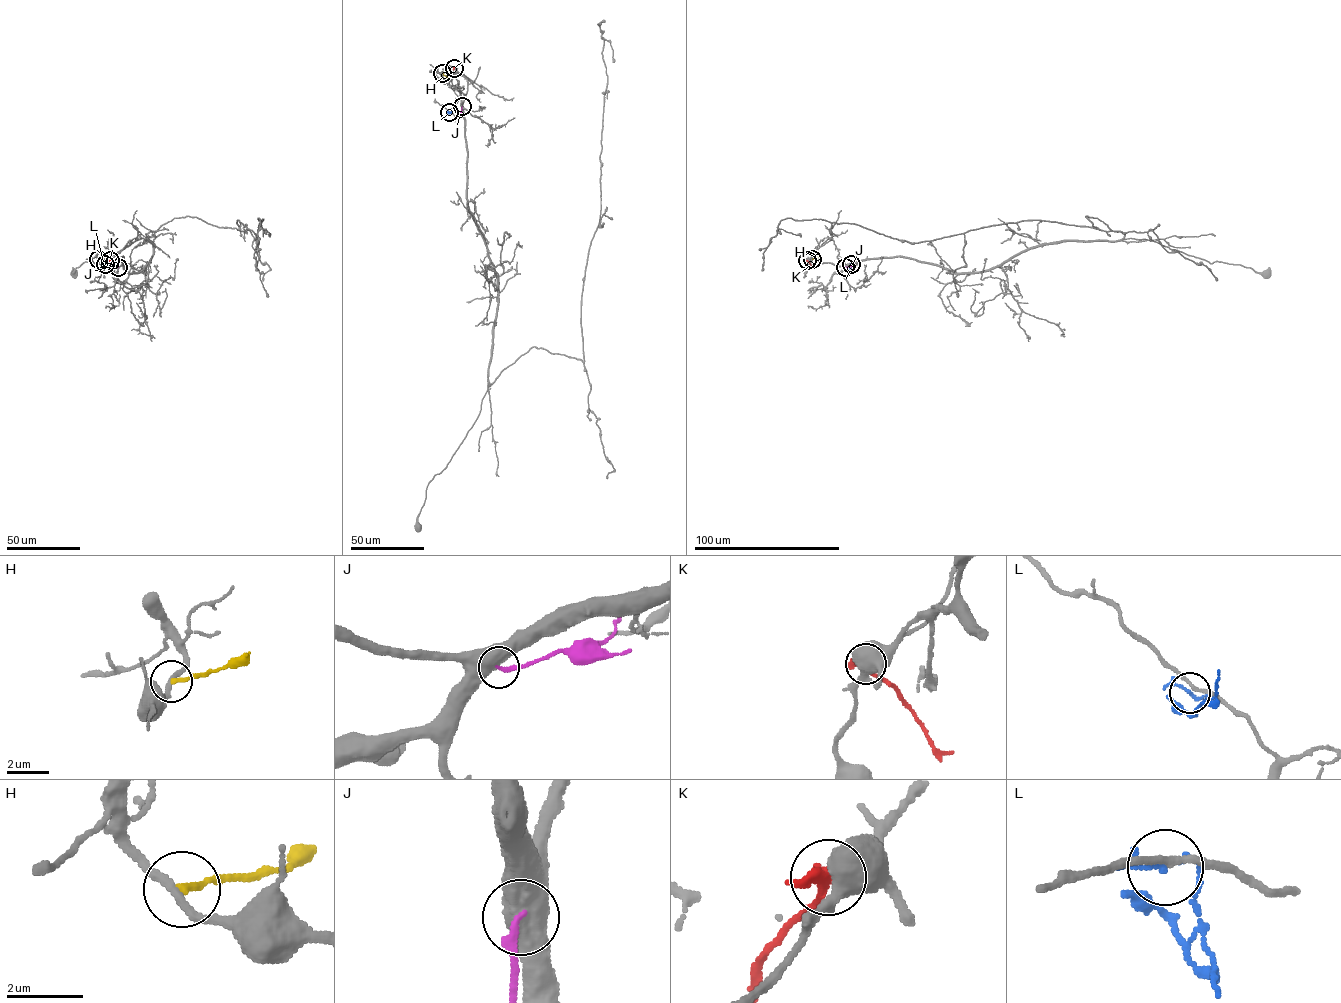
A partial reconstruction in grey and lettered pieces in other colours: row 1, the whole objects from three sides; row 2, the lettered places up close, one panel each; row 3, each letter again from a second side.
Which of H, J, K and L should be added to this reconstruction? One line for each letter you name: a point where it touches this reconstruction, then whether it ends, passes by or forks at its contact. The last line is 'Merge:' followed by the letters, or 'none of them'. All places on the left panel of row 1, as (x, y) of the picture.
Merge: none of them

